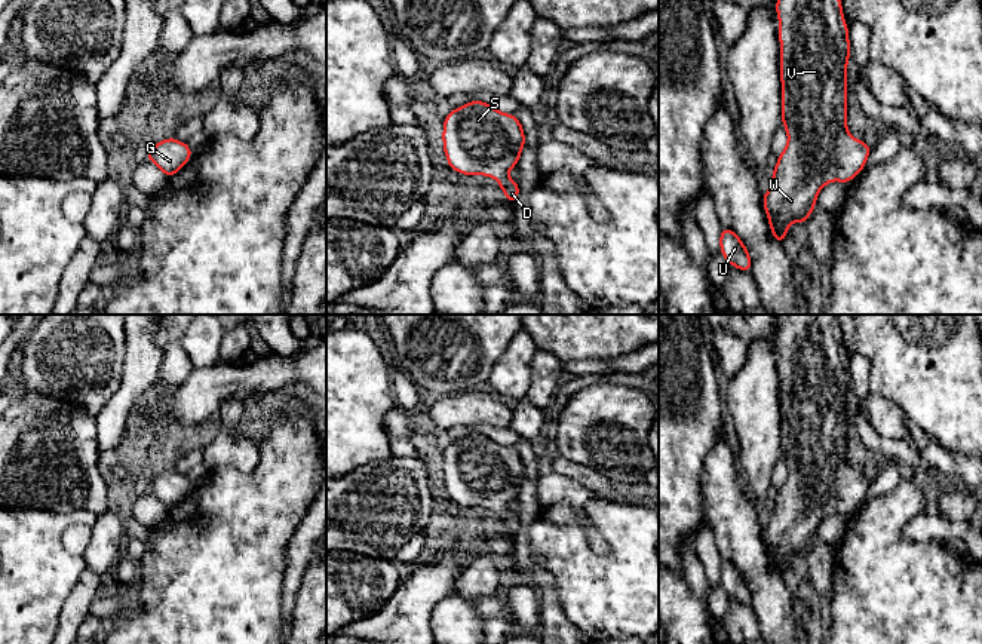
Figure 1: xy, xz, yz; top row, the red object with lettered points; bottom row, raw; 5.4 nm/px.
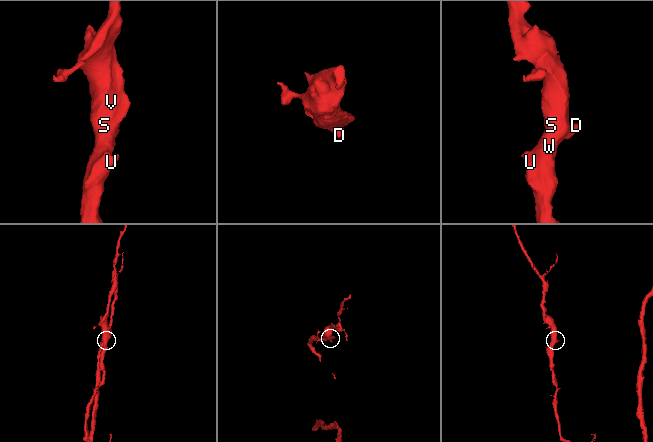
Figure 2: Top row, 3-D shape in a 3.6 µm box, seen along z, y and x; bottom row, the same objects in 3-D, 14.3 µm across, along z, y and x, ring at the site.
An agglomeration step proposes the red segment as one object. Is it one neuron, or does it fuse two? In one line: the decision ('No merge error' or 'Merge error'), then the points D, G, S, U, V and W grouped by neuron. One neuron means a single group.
No merge error. Groups: D G S U V W

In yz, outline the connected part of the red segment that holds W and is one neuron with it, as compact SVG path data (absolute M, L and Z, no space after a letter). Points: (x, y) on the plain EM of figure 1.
M774 315L780 372L782 457L788 476L771 503L770 521L762 527L773 570L783 577L791 555L805 555L814 542L817 525L831 513L850 515L866 497L872 478L856 472L847 461L848 359L844 353L837 315Z

